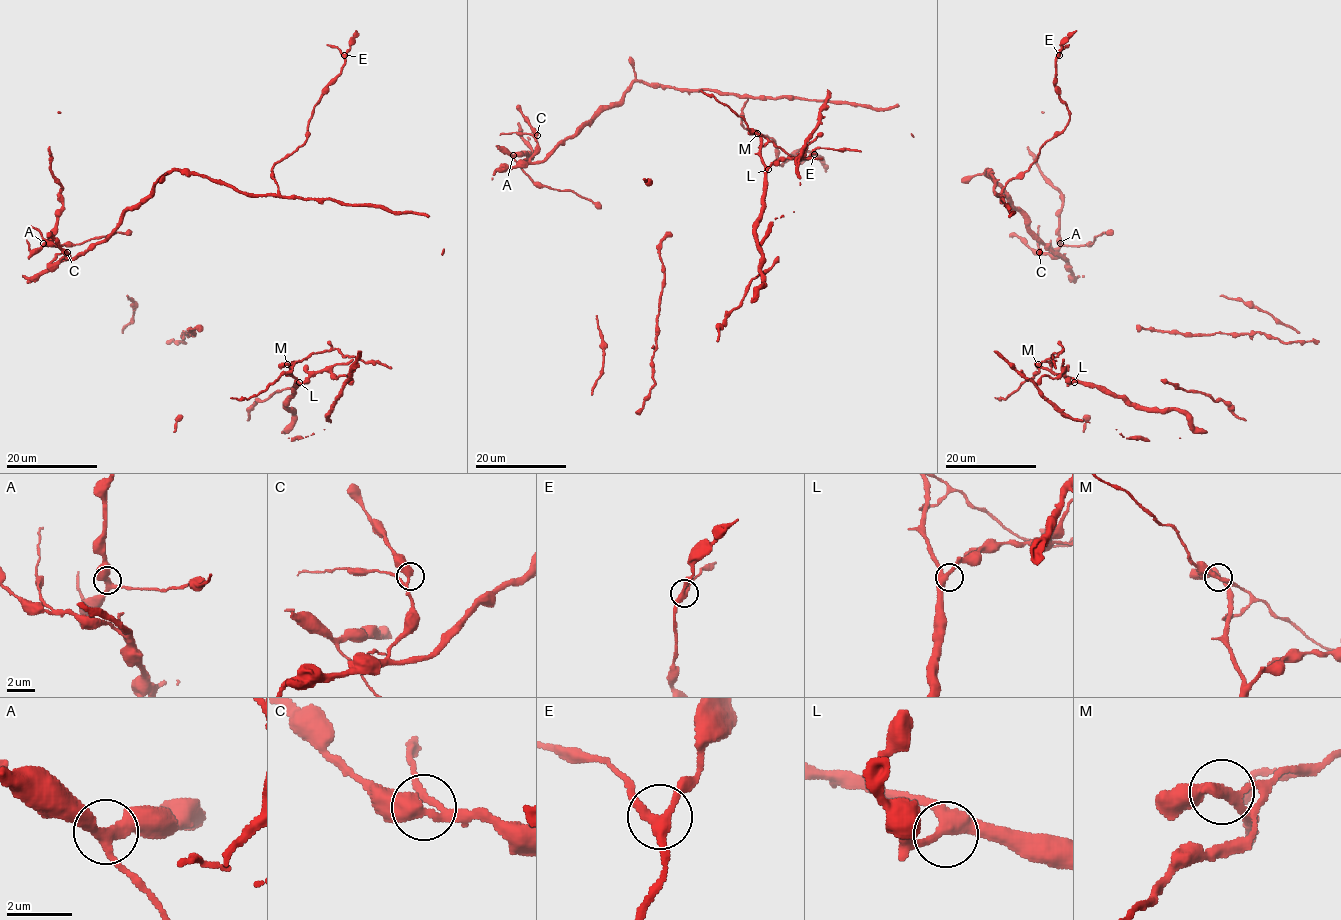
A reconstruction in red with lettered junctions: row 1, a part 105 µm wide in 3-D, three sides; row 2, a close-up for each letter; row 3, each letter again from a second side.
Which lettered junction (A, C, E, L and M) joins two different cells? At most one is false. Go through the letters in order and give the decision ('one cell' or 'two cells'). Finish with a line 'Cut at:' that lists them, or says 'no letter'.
A: one cell
C: one cell
E: one cell
L: one cell
M: two cells
Cut at: M

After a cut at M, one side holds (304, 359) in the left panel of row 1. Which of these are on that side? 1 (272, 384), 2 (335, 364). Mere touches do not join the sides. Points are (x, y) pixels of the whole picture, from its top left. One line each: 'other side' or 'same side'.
1: same side
2: other side

